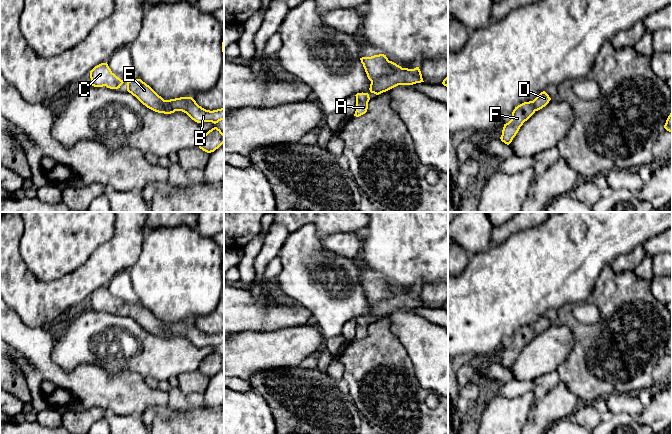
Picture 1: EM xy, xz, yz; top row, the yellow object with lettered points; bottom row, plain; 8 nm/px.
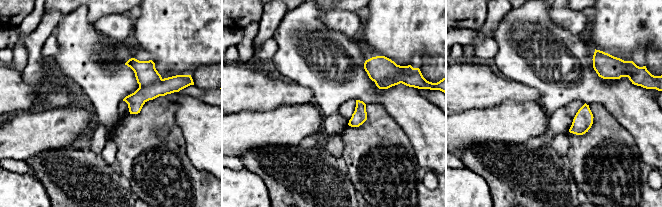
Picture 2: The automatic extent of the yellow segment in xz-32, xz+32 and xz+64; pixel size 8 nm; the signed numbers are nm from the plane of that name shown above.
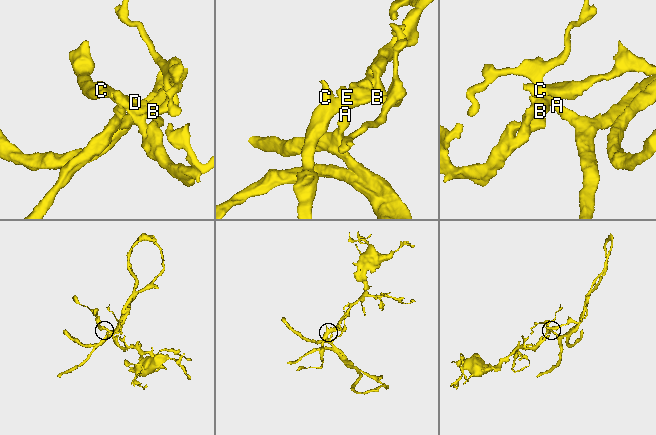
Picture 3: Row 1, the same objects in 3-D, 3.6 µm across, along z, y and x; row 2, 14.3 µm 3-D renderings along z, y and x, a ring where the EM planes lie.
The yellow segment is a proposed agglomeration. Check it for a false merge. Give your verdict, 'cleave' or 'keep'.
keep

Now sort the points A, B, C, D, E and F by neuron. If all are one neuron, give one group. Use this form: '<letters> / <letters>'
A B C D E F

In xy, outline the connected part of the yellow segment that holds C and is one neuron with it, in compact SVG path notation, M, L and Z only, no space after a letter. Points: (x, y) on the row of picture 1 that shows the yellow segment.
M107 62L95 66L90 71L91 85L94 87L106 86L110 89L118 89L124 83L109 68Z

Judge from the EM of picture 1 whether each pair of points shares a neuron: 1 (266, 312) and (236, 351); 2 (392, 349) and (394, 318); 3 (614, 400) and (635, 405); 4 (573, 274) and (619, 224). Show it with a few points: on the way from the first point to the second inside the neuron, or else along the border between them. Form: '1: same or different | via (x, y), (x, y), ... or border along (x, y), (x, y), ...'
1: different | border along (275, 329), (242, 330), (234, 334)
2: different | border along (372, 321), (386, 319), (389, 329), (406, 350)
3: same | via (619, 403), (630, 404)
4: same | via (583, 262), (607, 236)

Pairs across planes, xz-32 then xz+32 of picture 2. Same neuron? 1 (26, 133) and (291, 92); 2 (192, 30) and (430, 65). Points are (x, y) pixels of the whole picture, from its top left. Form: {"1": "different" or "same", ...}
{"1": "different", "2": "different"}

